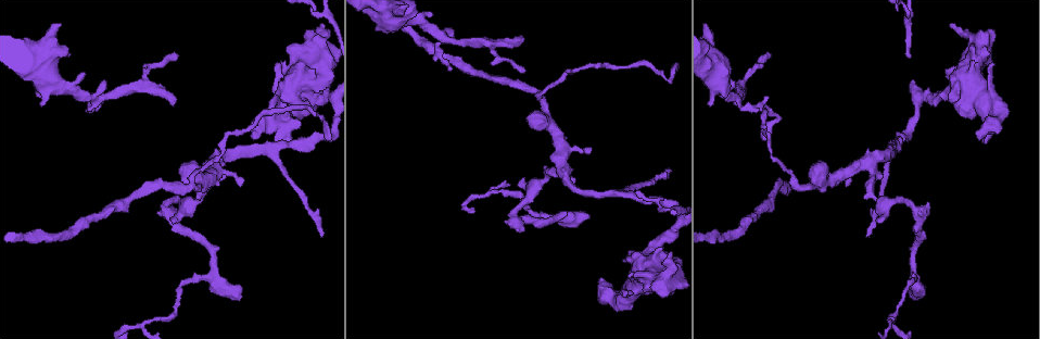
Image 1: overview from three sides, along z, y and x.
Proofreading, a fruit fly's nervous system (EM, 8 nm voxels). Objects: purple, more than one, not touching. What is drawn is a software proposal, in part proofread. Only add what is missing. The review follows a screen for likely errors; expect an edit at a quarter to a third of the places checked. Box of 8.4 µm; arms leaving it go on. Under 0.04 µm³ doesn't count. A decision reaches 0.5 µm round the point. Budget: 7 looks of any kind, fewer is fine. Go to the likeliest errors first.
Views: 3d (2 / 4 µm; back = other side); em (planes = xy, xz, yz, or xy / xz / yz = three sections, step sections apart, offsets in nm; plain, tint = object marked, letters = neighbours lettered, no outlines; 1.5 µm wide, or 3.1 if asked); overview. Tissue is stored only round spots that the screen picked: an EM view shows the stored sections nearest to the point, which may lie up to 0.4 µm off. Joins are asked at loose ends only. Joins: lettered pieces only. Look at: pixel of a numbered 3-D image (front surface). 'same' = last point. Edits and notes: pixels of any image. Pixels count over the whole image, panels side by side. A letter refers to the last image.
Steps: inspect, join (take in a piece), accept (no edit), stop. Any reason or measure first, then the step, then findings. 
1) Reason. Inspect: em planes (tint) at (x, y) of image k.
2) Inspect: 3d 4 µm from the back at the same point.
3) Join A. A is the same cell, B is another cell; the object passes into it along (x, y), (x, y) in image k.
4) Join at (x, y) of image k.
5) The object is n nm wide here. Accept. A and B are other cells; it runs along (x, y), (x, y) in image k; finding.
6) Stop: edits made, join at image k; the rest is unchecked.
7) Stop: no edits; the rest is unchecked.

Branch stops here. Inspect: 3d 2 µm from the back at (175, 103) of image 1.

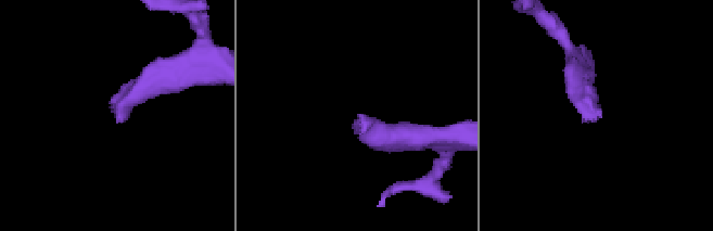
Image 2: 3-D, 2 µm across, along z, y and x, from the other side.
Inspect: em planes (letters) at (363, 131) of image 2.

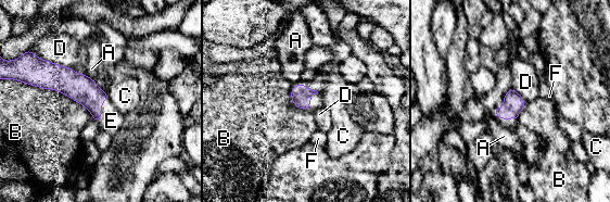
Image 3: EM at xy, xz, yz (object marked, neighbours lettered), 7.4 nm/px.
The longest contact is with B, 550 nm. Join at (111, 121) of image 3. E is the same cell, A, B, C, D and F are other cells; the object passes into it along (80, 88), (101, 109), (111, 121) in image 3; the cell continues.

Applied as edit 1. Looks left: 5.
Tapers out. Inspect: em yz step 8 (letters) at (590, 216) of image 1.

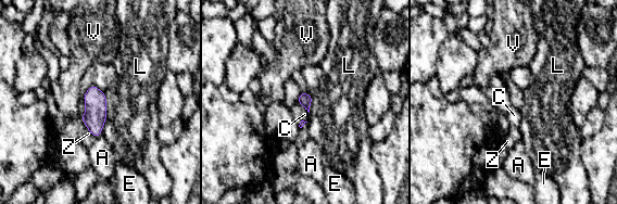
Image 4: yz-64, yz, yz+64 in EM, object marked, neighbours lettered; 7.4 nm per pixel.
Inspect: em planes (letters) at the same point.

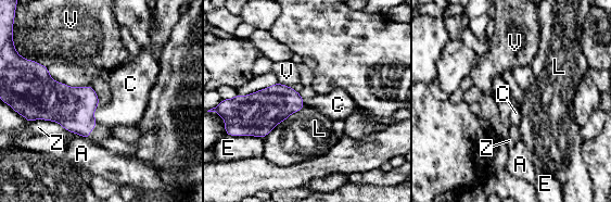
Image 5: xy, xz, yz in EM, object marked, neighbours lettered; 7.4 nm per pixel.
The object is 150 nm wide here. Accept. A, C, E, L, V and Z are other cells; a border runs along (304, 105), (281, 121), (264, 138) in image 5; none of them fits.

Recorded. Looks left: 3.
Branch stops here. Inspect: 3d 2 µm at (846, 185) of image 1.

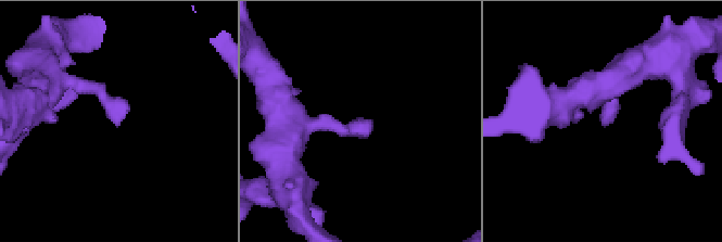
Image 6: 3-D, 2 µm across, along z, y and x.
Inspect: em planes (letters) at (363, 120) of image 6.

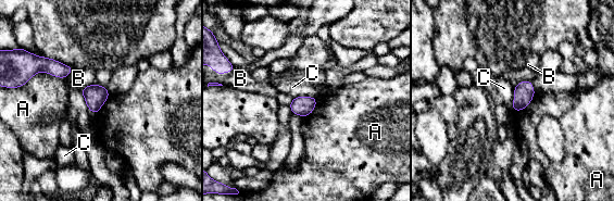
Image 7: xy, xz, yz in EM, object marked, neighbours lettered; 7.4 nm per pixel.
Accept. A, B and C are other cells; a border runs along (316, 98), (295, 97), (292, 99) in image 7; none of them fits.

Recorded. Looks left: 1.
Stop: edits made, join at image 3; the rest is unchecked.

